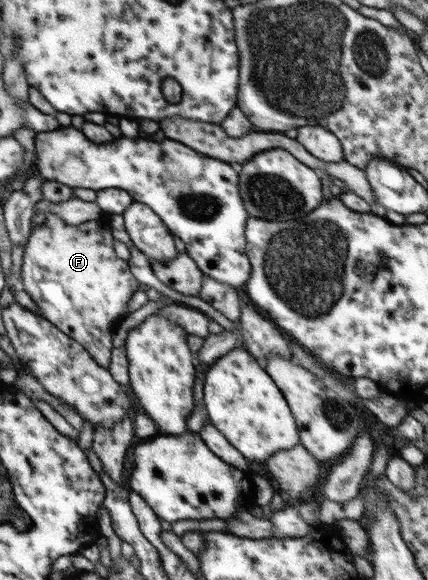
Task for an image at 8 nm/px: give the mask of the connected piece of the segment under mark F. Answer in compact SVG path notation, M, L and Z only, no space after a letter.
M45 212L45 216L45 221L31 230L25 244L22 264L24 291L32 297L42 318L46 318L63 334L82 345L92 358L106 369L110 364L114 347L111 342L114 327L126 316L126 307L138 291L140 283L131 274L129 262L120 259L114 250L114 237L112 237L108 215L83 222L80 226L60 222L57 214Z

